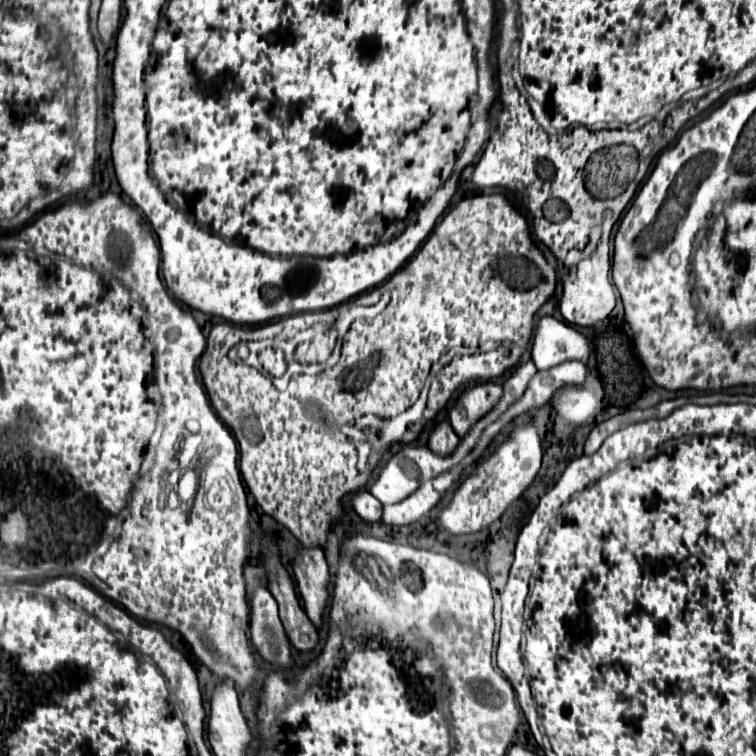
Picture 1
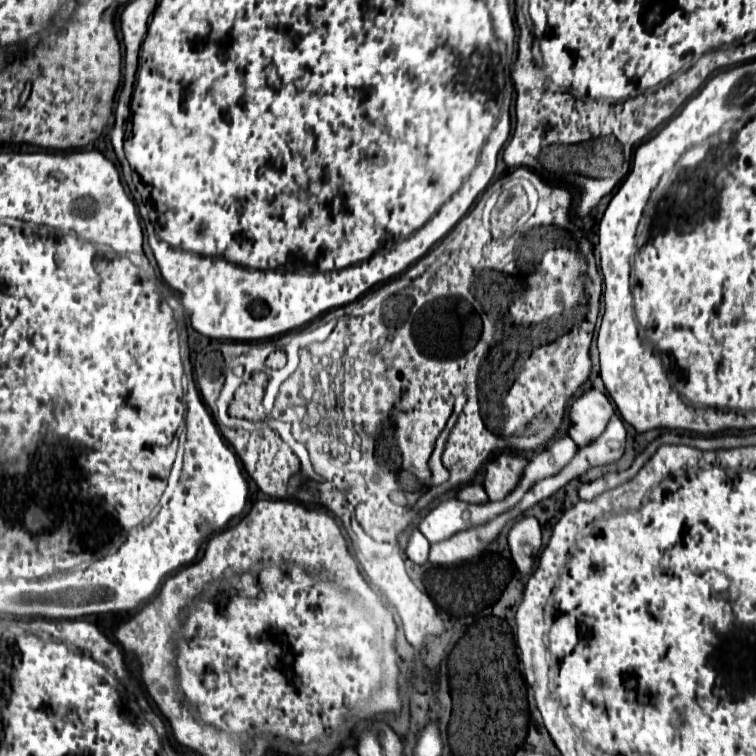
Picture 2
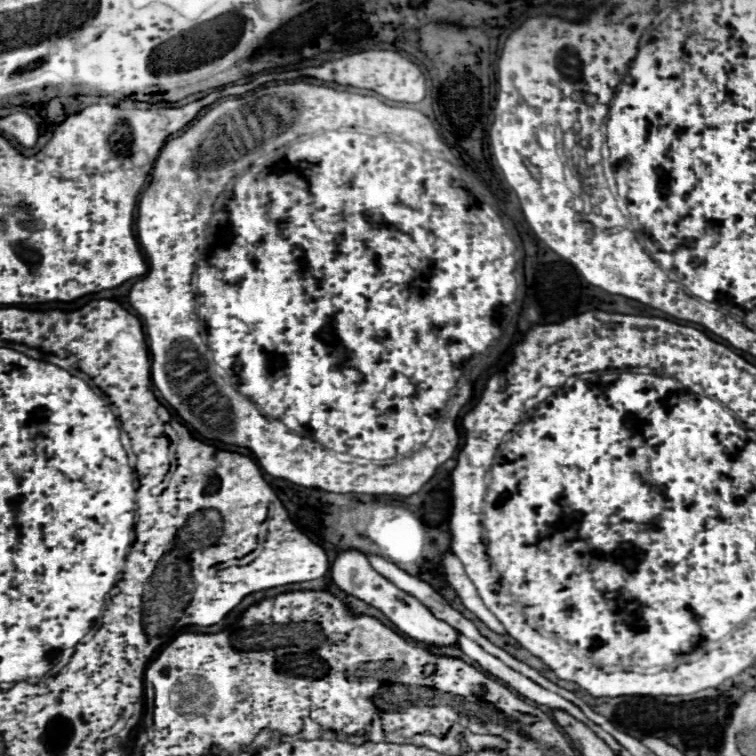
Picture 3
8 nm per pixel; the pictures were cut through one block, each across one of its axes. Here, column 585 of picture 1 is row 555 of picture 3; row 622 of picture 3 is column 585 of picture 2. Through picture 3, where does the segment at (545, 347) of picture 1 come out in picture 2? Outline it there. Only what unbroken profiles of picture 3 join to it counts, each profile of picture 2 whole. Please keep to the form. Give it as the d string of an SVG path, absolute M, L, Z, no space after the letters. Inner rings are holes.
M588 390L580 398L574 400L570 408L570 438L582 448L584 444L592 444L596 436L604 432L608 420L612 418L614 408L606 394L600 390Z

